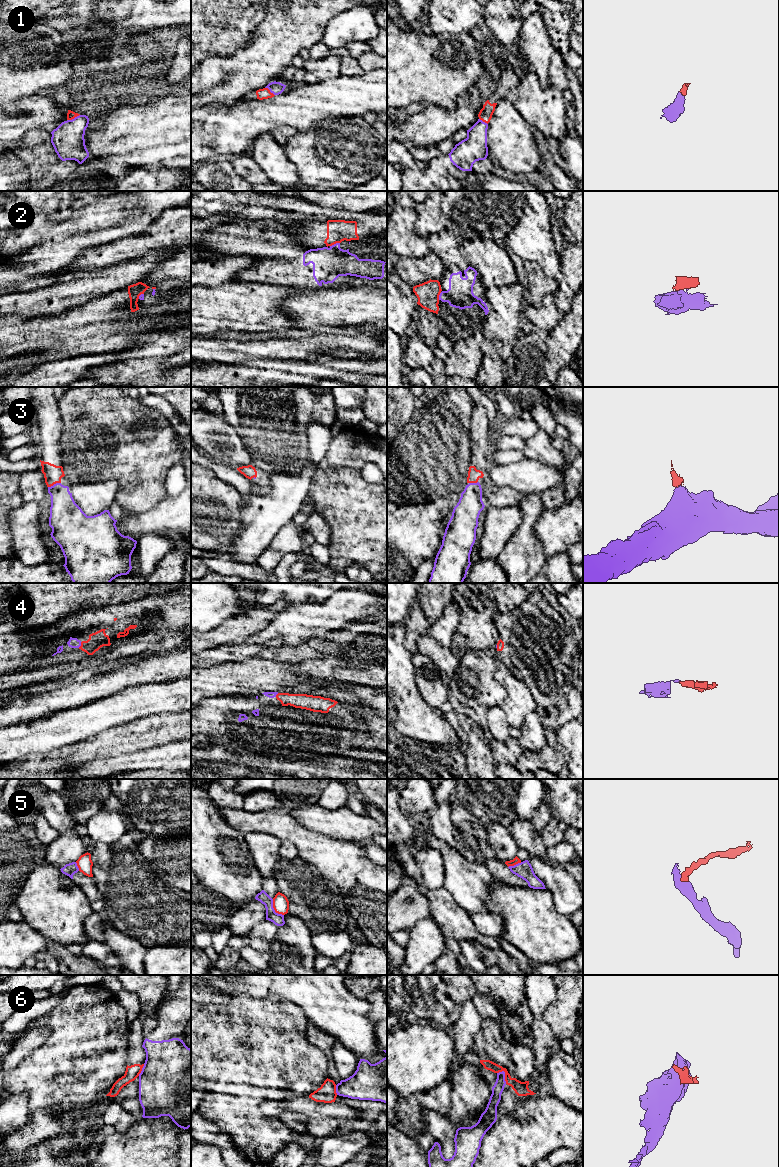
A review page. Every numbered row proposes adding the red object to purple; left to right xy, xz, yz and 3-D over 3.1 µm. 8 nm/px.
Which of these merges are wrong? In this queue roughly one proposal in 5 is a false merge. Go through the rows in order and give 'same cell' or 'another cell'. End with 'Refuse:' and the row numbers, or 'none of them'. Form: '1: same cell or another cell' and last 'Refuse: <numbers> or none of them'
1: same cell
2: another cell
3: same cell
4: same cell
5: another cell
6: another cell
Refuse: 2, 5, 6

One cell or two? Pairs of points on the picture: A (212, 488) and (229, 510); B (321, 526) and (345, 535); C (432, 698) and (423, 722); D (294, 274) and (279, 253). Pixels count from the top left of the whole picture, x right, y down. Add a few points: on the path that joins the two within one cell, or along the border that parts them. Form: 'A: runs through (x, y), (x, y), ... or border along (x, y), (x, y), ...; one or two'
A: runs through (214, 493), (225, 505); one
B: border along (314, 512), (325, 521), (329, 529), (328, 545); two
C: border along (416, 685), (421, 697), (430, 706), (442, 711); two
D: border along (302, 253), (293, 259), (260, 260); two

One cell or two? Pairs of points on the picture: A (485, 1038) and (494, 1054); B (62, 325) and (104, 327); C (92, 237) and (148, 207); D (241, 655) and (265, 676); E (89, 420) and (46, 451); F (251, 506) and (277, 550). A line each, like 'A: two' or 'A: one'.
A: one
B: one
C: one
D: two
E: two
F: two

